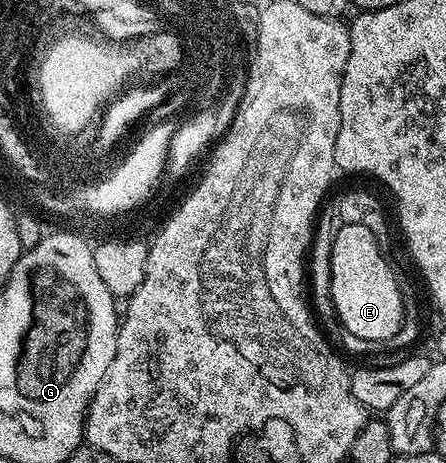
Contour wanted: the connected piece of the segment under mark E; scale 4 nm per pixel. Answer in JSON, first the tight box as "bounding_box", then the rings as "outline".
{"bounding_box":[331,224,404,343],"outline":[[[342,224],[339,235],[335,235],[335,243],[331,247],[331,295],[333,306],[337,309],[337,317],[359,339],[367,343],[373,341],[392,342],[404,319],[404,307],[401,302],[398,274],[393,274],[386,254],[376,241],[375,235],[361,224]]]}

